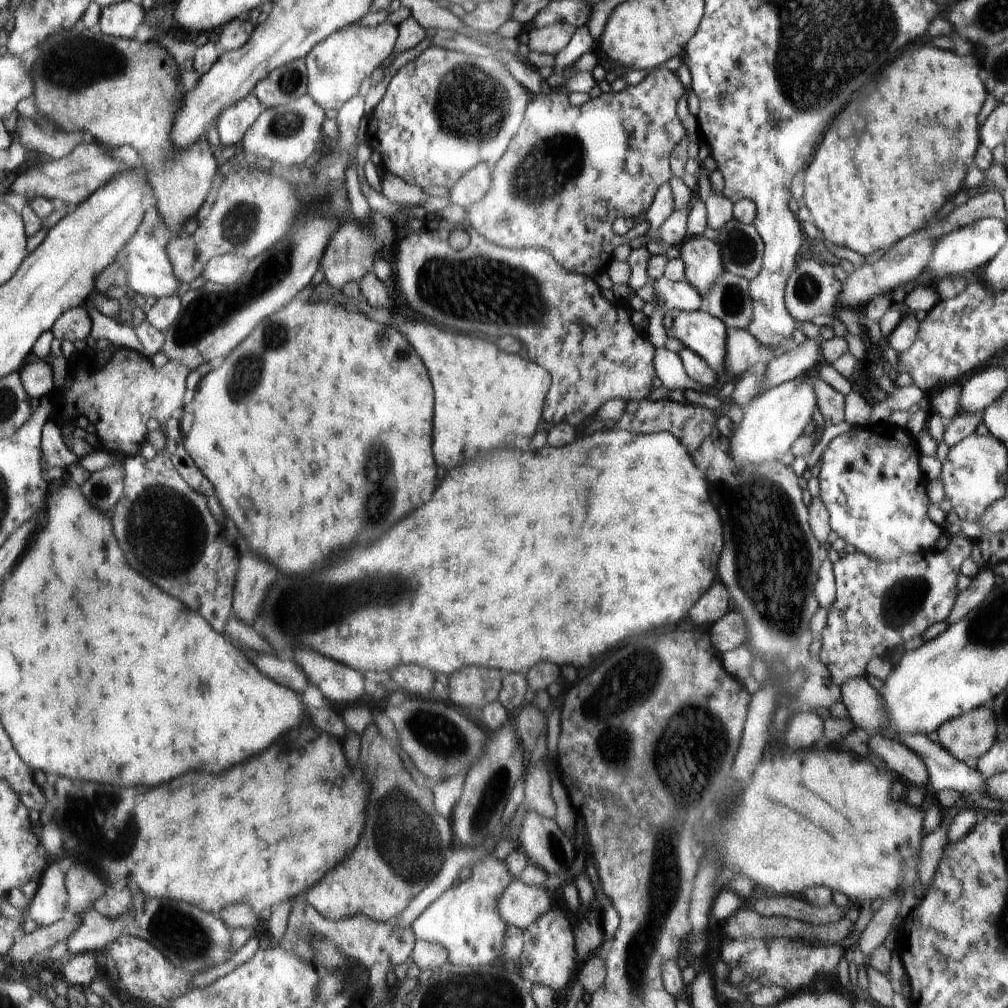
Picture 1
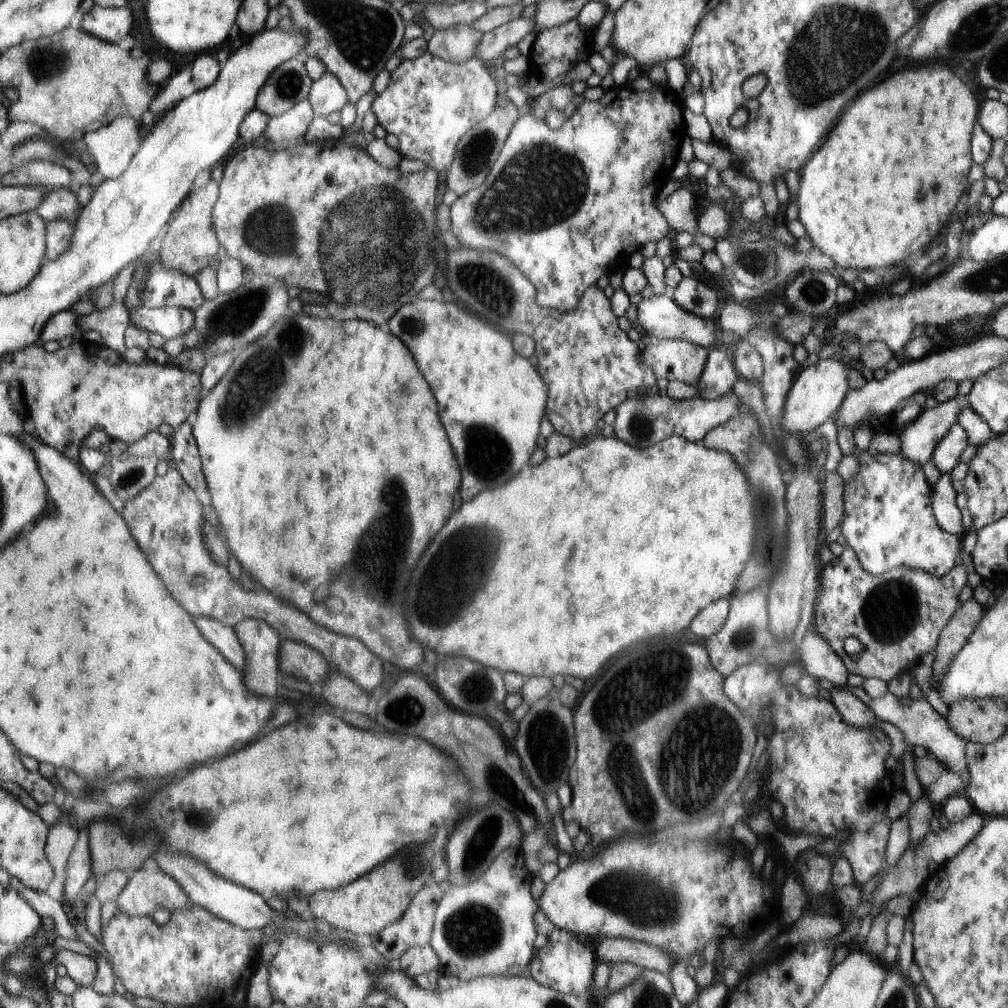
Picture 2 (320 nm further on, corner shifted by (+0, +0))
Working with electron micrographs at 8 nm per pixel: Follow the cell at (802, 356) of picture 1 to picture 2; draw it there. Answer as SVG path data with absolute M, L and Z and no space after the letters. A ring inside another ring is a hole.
M733 390L717 399L694 397L679 400L659 394L649 398L637 396L616 408L614 432L616 432L616 438L638 448L648 448L672 435L702 444L707 432L730 420L731 416L736 414L738 406L740 406L739 397Z

